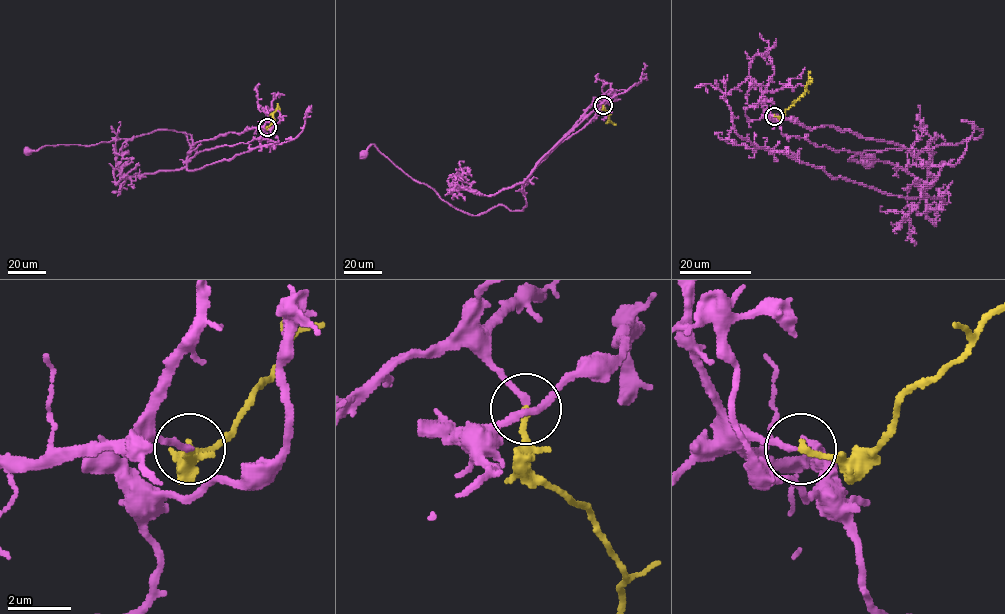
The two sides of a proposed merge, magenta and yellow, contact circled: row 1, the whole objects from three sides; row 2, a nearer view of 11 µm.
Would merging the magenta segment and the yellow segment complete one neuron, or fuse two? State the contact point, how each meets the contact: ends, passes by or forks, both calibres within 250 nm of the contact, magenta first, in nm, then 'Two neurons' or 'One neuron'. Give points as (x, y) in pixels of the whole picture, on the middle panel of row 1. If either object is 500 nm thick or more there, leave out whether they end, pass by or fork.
Place: (603, 105). At the ring magenta passes by. At the ring yellow ends. Thickness 130 nm (magenta) against 200 nm. One neuron

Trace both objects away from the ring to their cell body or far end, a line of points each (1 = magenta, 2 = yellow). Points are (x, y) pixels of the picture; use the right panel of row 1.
1: (774, 116), (944, 166), (973, 130), (963, 120), (983, 133), (848, 160), (866, 161)
2: (774, 116), (780, 117), (805, 91), (810, 71)

